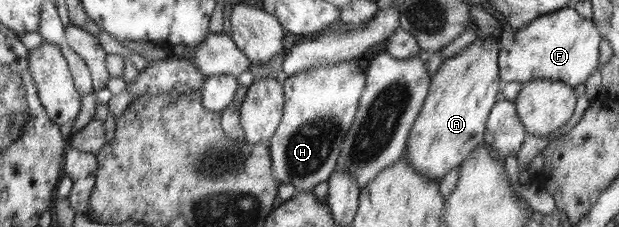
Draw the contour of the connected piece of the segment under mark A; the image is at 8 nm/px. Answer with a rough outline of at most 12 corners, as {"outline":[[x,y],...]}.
{"outline":[[500,40],[447,58],[405,153],[441,182],[484,145]]}

